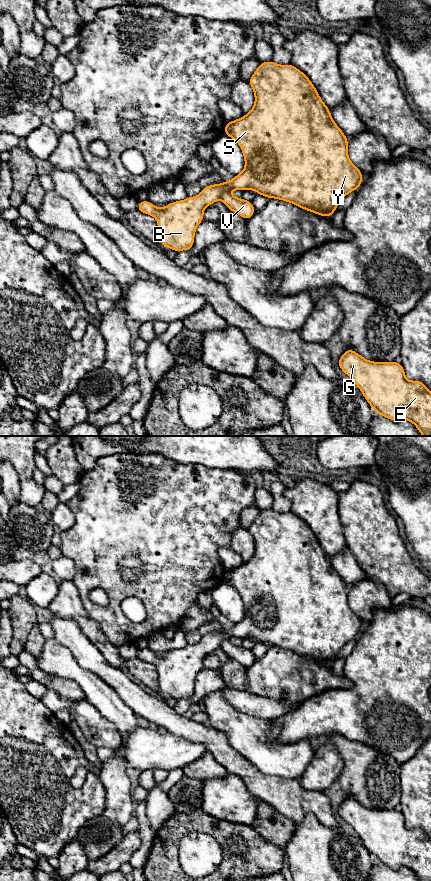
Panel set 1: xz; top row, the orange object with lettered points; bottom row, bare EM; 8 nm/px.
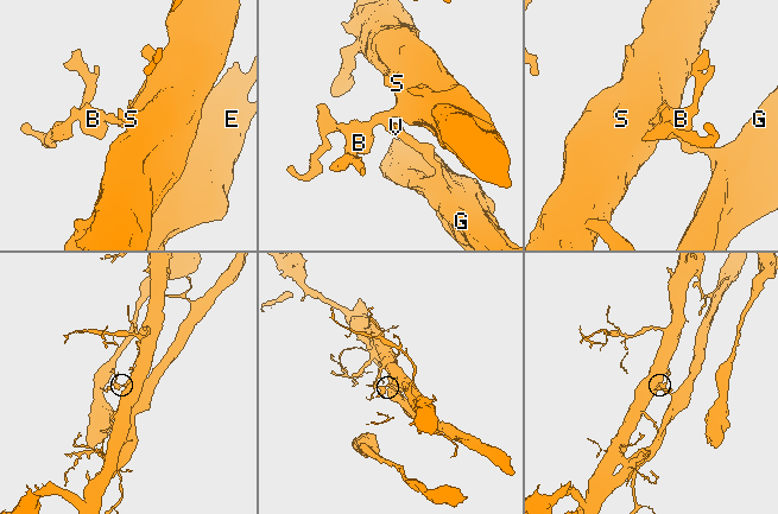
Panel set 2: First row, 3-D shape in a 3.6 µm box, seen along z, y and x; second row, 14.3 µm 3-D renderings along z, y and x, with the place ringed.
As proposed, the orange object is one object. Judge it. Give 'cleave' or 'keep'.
cleave

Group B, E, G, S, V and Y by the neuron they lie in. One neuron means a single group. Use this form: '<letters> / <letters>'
B S Y / E G V

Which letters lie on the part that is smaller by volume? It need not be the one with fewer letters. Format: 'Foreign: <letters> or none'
Foreign: E, G, V

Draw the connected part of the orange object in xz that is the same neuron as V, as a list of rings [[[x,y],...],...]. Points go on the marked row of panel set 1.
[[[222,192],[220,199],[225,203],[229,211],[237,213],[246,221],[256,212],[251,201],[242,198],[235,198],[230,194],[230,192]]]

